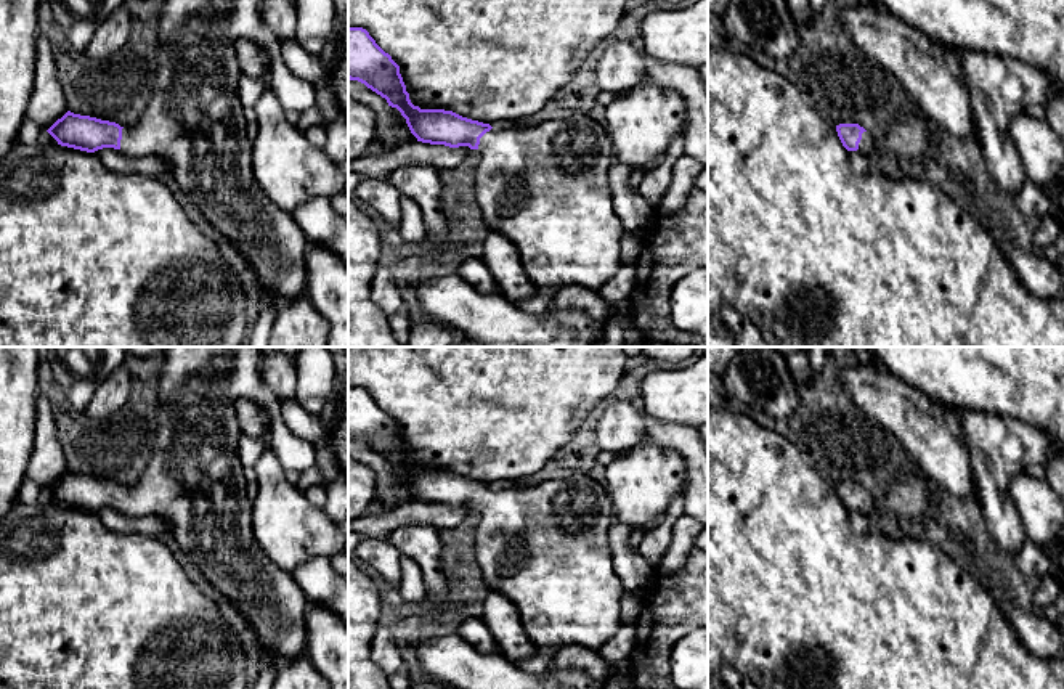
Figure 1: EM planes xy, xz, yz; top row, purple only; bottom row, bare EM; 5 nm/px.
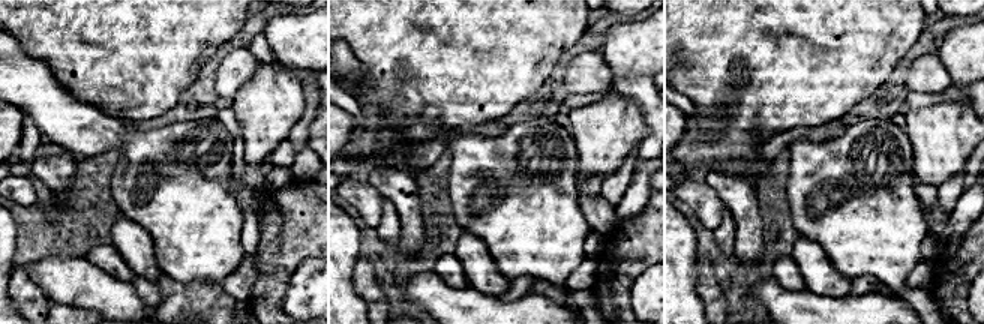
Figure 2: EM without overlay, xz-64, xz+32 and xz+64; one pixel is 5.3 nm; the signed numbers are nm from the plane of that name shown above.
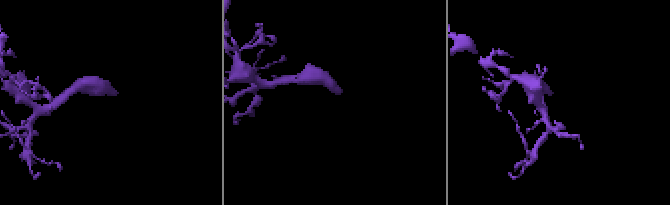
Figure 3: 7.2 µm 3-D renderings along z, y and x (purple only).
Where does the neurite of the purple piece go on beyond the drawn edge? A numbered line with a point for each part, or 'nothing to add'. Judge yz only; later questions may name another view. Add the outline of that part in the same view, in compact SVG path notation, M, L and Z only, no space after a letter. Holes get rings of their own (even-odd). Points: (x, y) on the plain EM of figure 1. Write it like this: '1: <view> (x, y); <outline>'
1: yz (867, 505); M870 491L862 493L862 499L859 503L859 511L867 516L871 516L873 512L876 512L876 499L873 498L873 495Z

